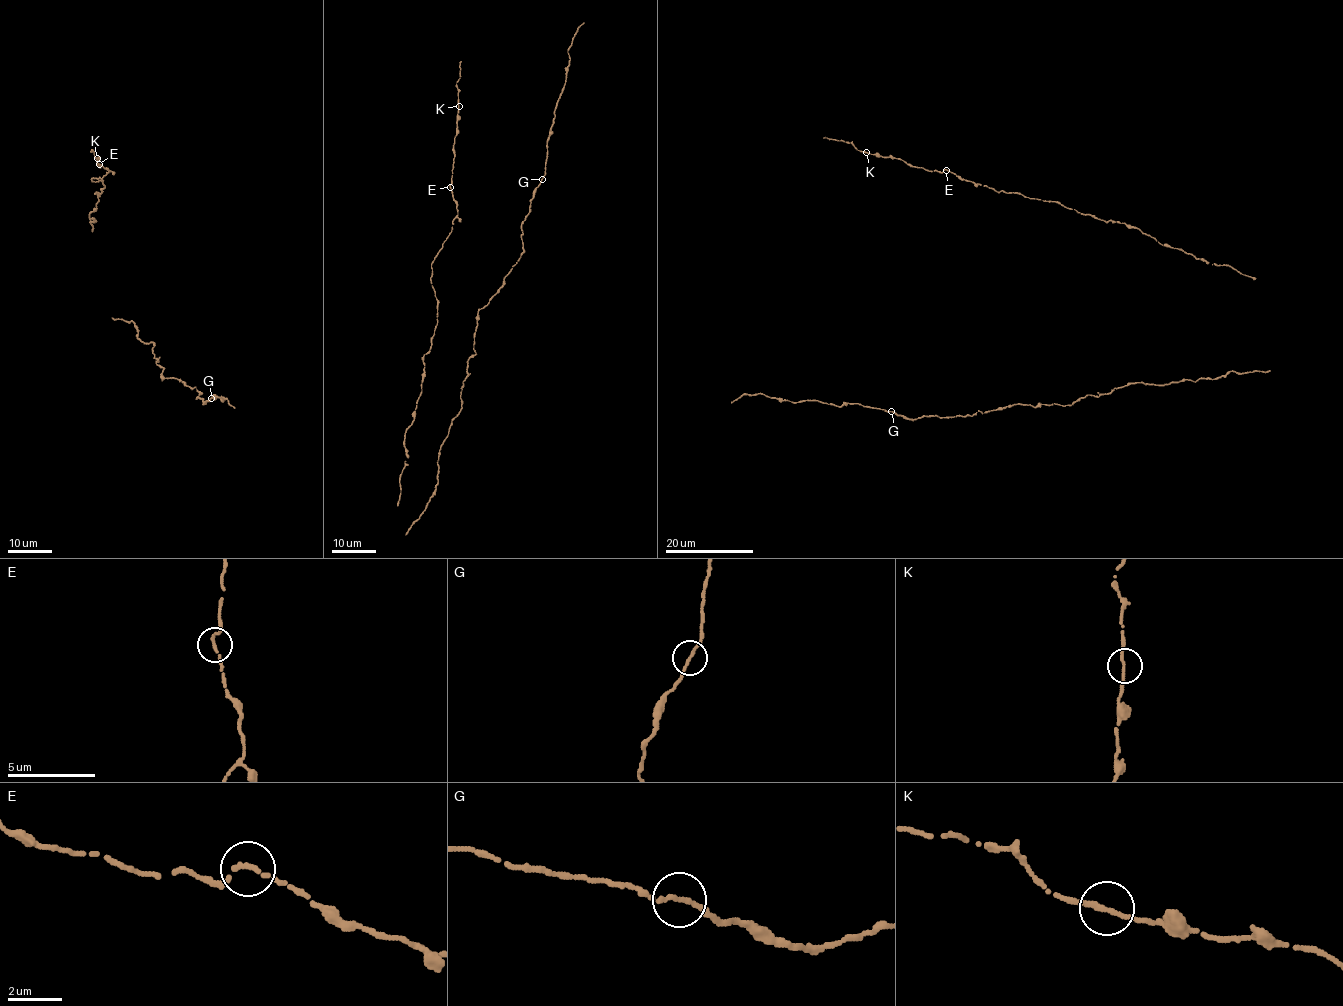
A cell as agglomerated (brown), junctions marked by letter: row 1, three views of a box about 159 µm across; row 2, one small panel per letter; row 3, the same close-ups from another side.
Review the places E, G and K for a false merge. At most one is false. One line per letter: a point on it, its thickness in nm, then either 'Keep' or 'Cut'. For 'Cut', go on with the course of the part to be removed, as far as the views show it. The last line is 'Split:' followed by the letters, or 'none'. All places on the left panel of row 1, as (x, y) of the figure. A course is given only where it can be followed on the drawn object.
E: Place: (99, 164). Thickness 170 nm. Keep
G: Place: (211, 398). Thickness 170 nm. Keep
K: Place: (97, 158). Thickness 170 nm. Keep
Split: none

